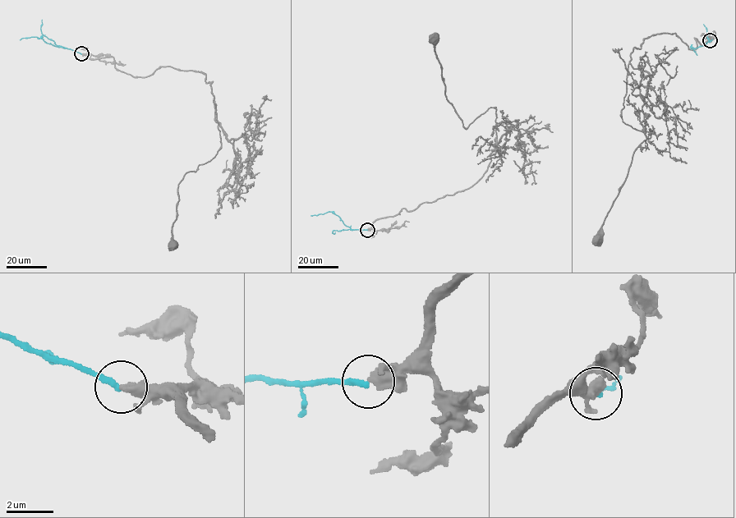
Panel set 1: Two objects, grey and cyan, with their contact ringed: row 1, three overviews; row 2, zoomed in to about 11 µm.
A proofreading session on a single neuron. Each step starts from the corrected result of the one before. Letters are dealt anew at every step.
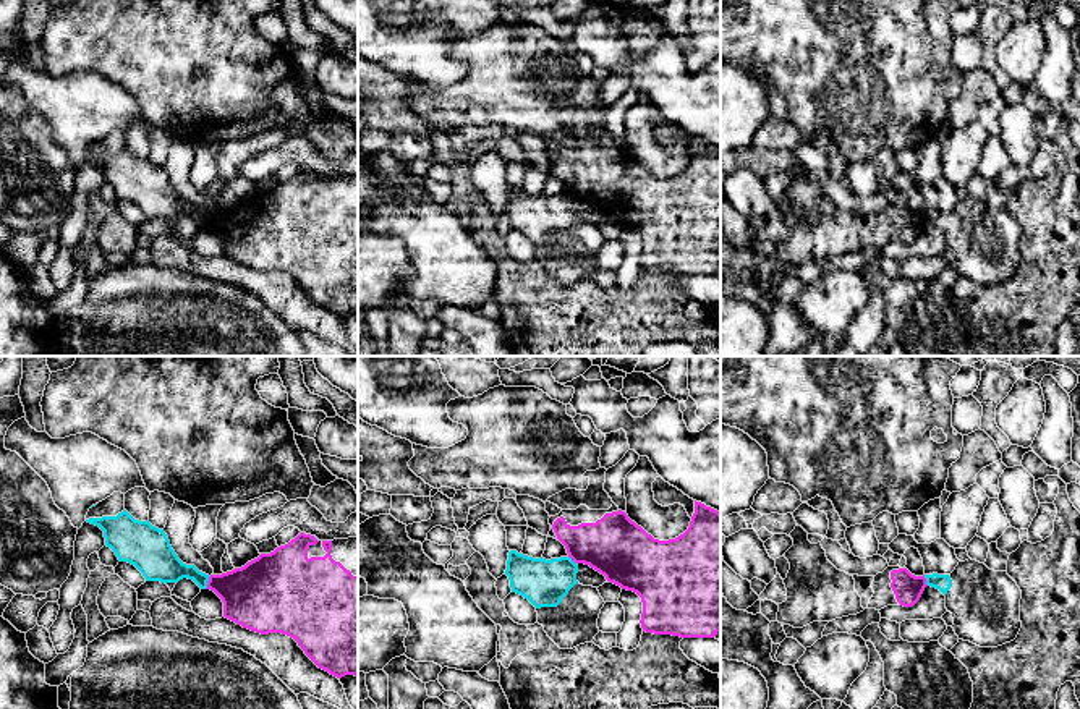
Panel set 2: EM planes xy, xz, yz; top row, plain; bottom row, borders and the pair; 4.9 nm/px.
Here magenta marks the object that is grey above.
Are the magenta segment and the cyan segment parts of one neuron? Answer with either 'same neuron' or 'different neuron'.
different neuron

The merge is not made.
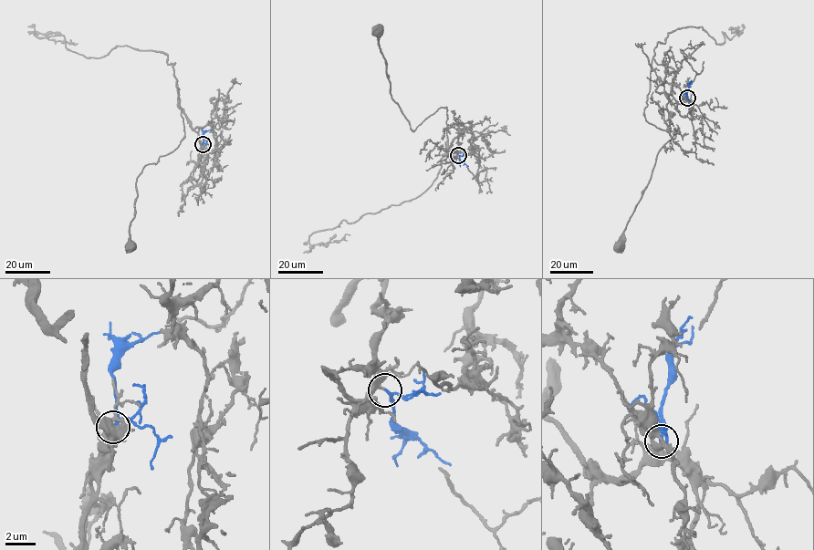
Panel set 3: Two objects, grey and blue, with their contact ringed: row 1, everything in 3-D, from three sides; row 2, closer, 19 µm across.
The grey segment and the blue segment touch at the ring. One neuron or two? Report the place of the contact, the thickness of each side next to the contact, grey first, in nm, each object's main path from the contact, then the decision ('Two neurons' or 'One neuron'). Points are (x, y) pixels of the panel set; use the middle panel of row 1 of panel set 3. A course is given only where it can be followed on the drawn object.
Place: (458, 155). Thickness 500 nm (grey) against 170 nm. Course of grey: (458, 154), (459, 135), (443, 154), (447, 140), (445, 108), (413, 130), (410, 128), (389, 90), (377, 30). Course of blue: (458, 154), (459, 160), (468, 166). One neuron

